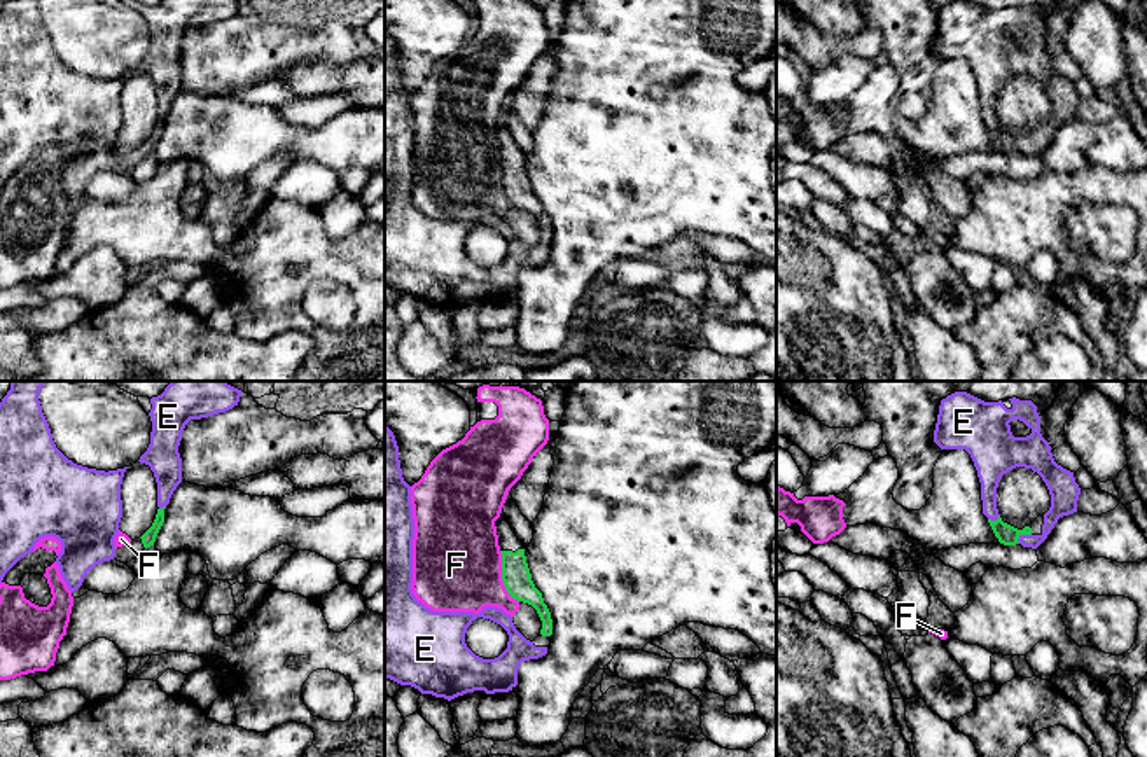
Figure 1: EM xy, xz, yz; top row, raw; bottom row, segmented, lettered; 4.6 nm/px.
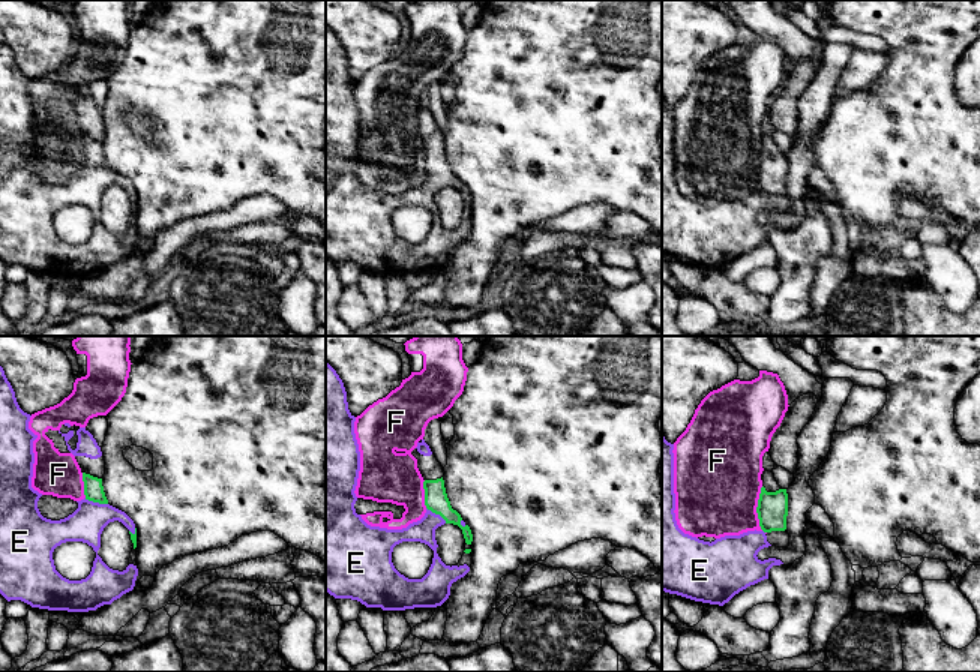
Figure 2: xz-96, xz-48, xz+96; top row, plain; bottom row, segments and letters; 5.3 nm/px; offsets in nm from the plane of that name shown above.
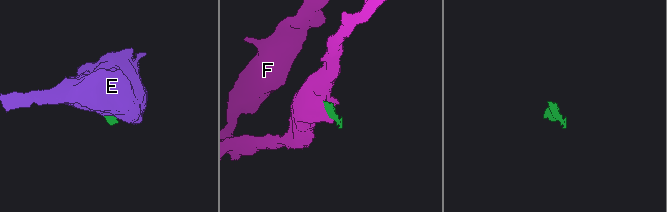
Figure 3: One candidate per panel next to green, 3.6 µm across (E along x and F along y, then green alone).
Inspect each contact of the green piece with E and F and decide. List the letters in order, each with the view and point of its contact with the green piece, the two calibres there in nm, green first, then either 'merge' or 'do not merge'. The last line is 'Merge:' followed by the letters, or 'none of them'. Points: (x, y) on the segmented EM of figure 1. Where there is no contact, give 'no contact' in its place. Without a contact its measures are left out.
E: yz (1023, 534) | 90/130 nm | merge
F: xz (502, 577) | 130/420 nm | do not merge
Merge: E

